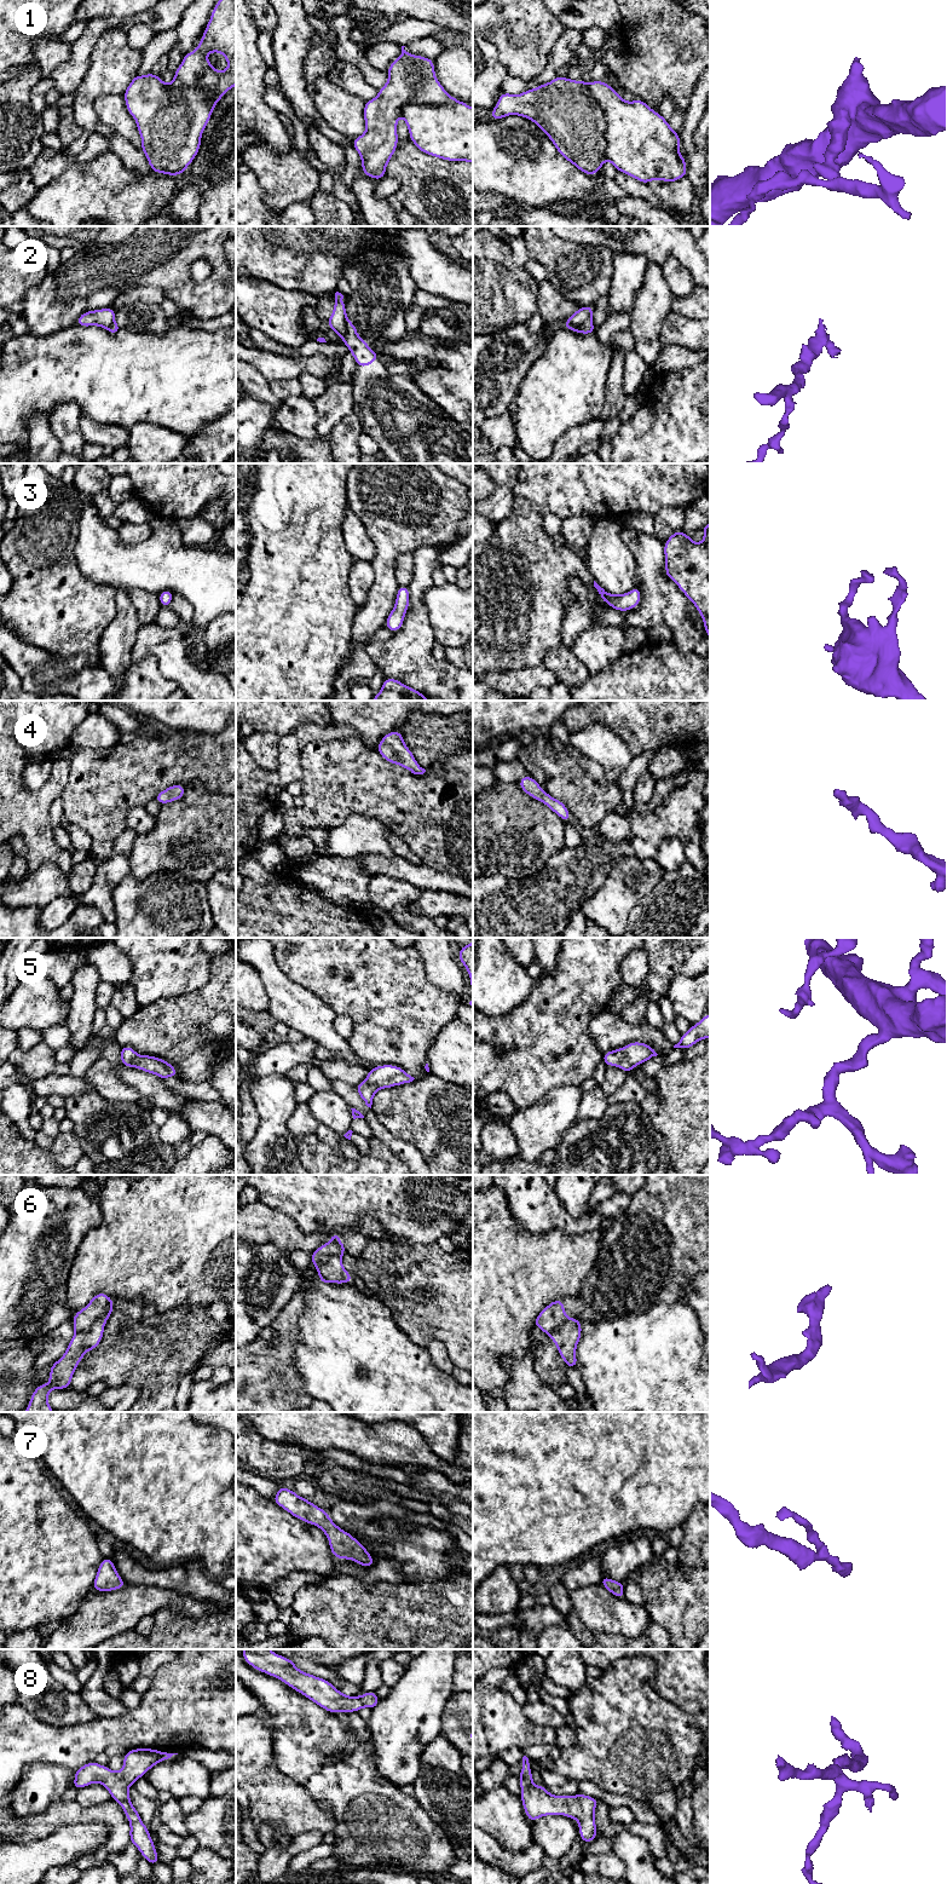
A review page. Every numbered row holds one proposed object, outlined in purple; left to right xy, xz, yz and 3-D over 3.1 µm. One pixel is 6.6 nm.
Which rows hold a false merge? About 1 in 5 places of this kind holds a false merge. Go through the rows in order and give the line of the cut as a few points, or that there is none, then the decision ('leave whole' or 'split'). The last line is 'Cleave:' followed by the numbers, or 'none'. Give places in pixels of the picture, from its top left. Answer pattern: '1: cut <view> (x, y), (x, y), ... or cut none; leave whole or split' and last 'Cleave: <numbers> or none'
1: cut yz (587, 84), (602, 113), (606, 159); split
2: cut yz (590, 317), (581, 324), (569, 324), (566, 322); split
3: cut none; leave whole
4: cut none; leave whole
5: cut none; leave whole
6: cut xy (105, 1321), (99, 1319), (87, 1330), (75, 1332); split
7: cut none; leave whole
8: cut none; leave whole
Cleave: 1, 2, 6

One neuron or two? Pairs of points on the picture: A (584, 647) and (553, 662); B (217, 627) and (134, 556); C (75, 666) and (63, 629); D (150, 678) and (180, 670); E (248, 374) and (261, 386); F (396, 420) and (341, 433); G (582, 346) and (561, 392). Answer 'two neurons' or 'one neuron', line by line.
A: two neurons
B: two neurons
C: two neurons
D: two neurons
E: one neuron
F: two neurons
G: one neuron

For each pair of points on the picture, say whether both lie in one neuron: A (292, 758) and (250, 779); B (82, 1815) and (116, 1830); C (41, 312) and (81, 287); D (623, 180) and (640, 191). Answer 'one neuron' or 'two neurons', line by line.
A: one neuron
B: one neuron
C: one neuron
D: one neuron

